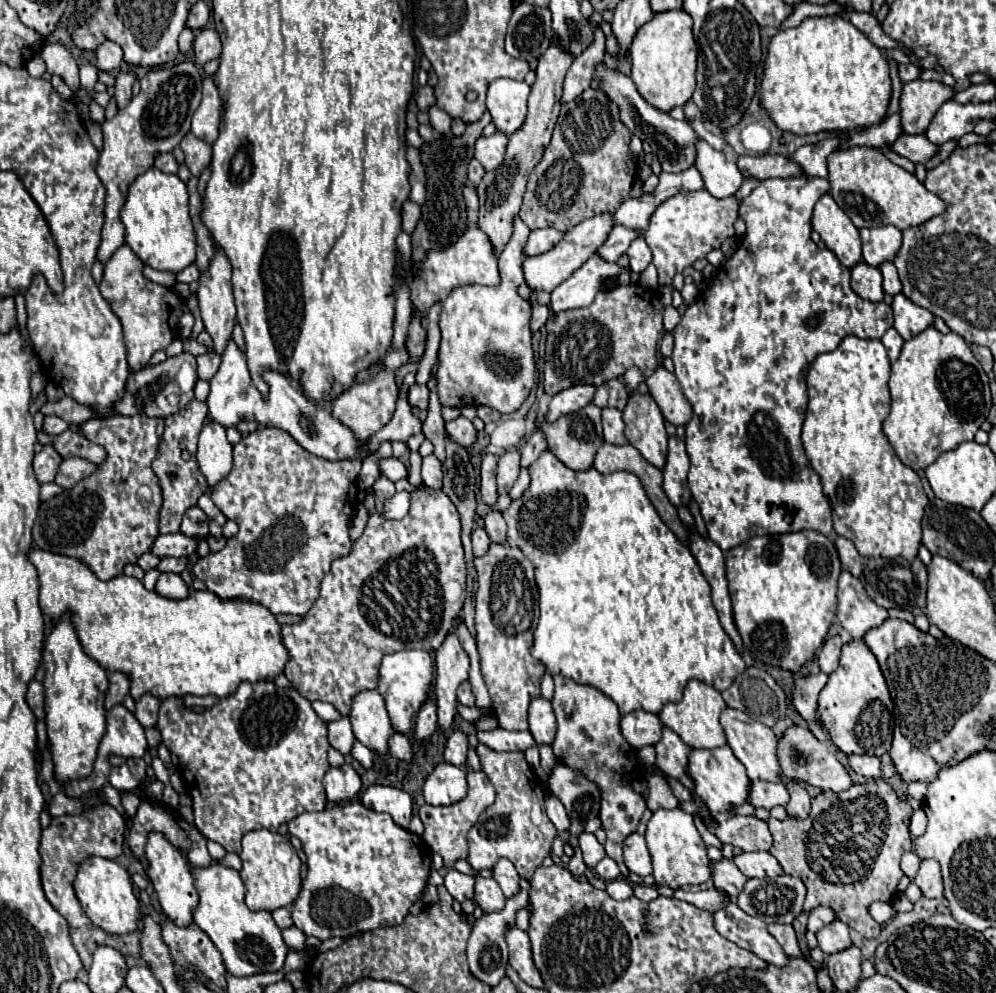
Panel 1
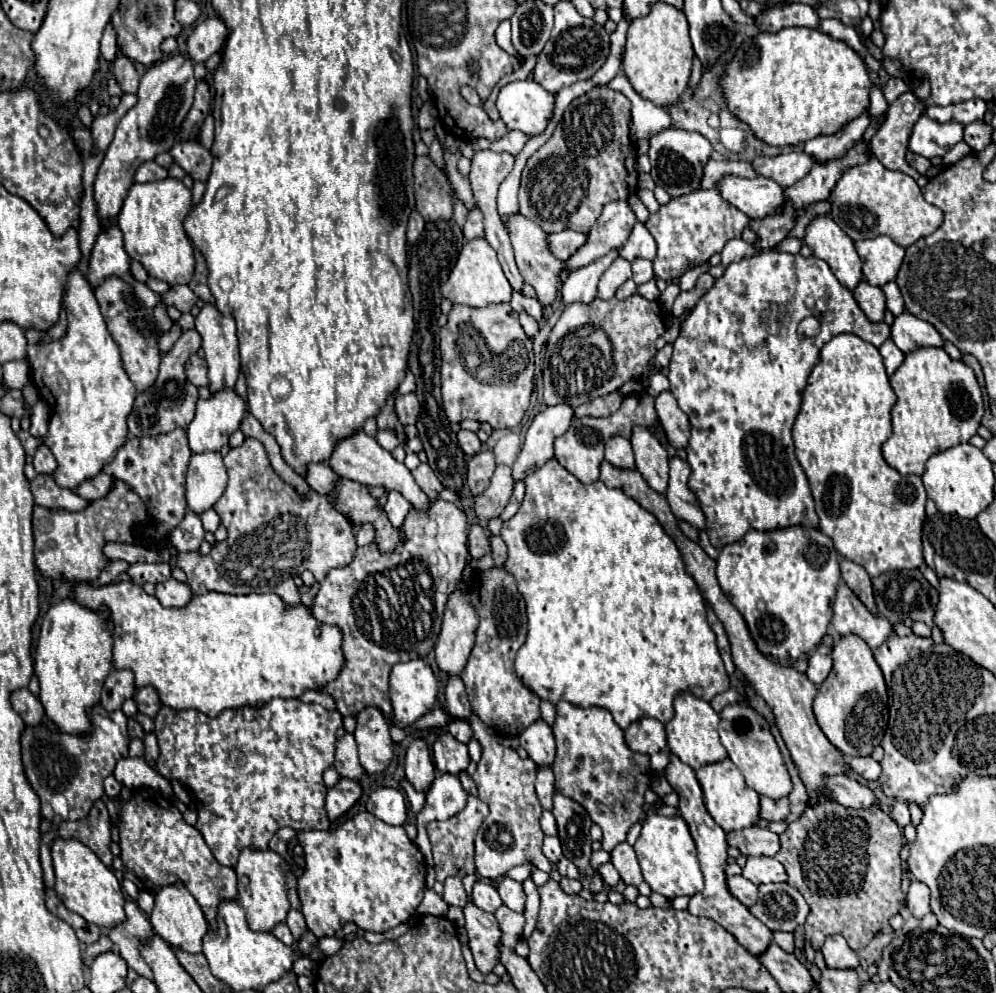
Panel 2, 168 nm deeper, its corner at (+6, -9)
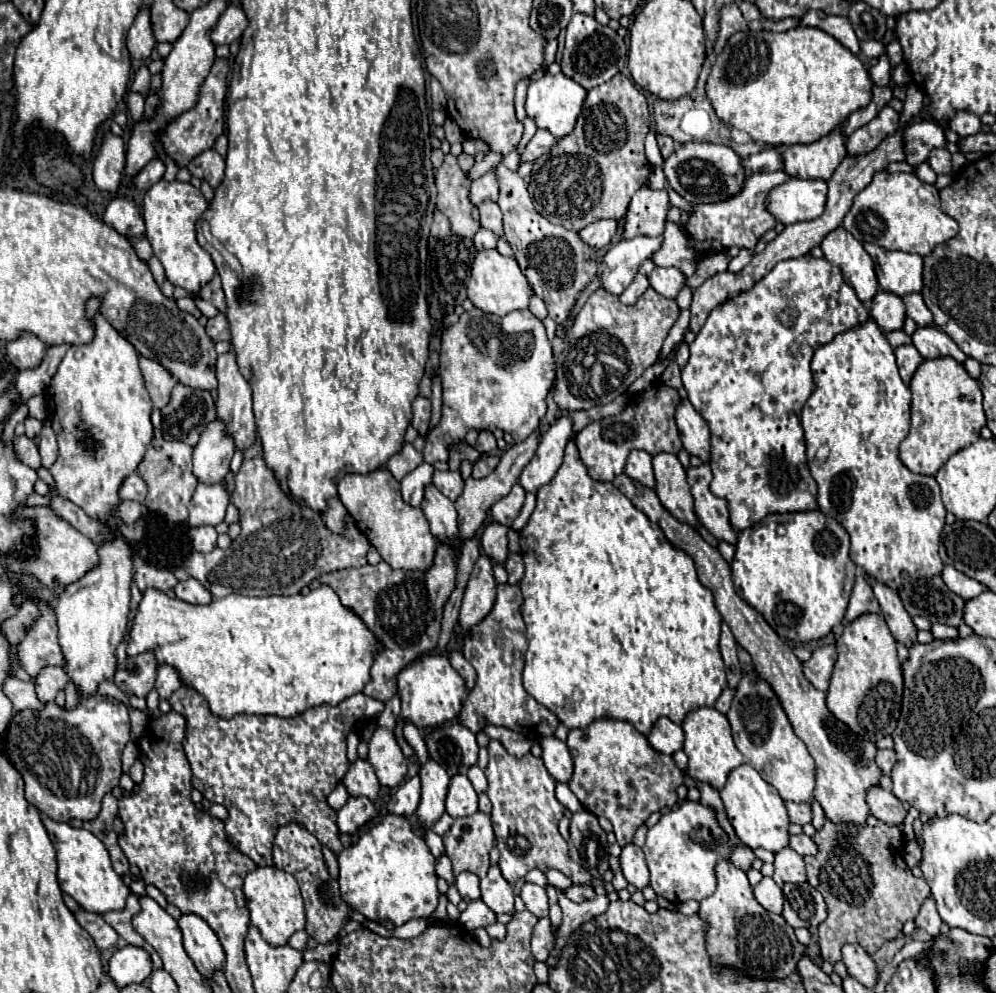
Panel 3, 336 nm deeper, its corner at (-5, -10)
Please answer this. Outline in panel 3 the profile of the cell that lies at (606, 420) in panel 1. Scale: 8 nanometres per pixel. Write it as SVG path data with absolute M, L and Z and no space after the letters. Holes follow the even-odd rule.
M633 450L633 452L629 454L627 466L625 466L625 474L627 474L631 480L635 480L635 482L639 482L639 484L643 484L643 486L647 486L647 488L651 488L651 490L655 488L651 456L649 456L647 452L643 452L643 450Z

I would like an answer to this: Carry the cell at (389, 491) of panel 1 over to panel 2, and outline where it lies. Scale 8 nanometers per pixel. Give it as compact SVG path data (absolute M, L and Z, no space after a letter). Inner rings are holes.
M366 523L366 525L362 525L362 529L358 531L356 541L358 541L358 545L368 545L368 543L374 541L374 535L376 535L374 525L372 525L372 523Z

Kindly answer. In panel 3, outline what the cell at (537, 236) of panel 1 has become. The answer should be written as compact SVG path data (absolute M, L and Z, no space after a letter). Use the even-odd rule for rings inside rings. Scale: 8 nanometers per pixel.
M603 218L603 220L597 220L597 222L593 222L593 224L589 224L587 228L583 228L579 234L581 234L581 238L583 238L583 242L587 242L591 248L595 248L595 250L605 250L609 244L611 244L611 240L613 240L613 236L617 234L617 230L619 230L619 220L613 220L613 218Z

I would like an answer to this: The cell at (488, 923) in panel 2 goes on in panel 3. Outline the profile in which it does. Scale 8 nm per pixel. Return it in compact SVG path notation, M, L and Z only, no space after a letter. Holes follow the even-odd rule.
M483 900L469 902L465 912L461 912L461 924L465 924L465 928L469 930L485 928L487 924L493 924L493 922L495 922L495 912L489 910Z

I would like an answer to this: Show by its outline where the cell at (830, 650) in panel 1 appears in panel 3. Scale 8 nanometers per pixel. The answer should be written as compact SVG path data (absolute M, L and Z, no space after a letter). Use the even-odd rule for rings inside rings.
M815 646L811 658L803 662L803 674L817 690L825 692L829 688L829 678L833 672L835 658L837 658L835 646Z

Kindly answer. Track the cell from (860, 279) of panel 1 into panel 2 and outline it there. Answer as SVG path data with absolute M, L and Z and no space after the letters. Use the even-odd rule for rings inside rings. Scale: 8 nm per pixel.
M860 281L854 287L854 299L860 305L860 309L866 313L866 317L874 323L884 319L884 311L886 311L886 301L884 301L884 293L880 287L876 285L868 285L868 281Z

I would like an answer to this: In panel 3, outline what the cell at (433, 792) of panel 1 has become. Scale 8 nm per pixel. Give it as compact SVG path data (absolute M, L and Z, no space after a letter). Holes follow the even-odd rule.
M463 774L453 776L447 794L447 814L459 818L475 812L477 812L477 792L473 790L473 784Z

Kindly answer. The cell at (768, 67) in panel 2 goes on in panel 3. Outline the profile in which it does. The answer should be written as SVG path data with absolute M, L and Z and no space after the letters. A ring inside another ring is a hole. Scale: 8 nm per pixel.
M799 26L787 32L761 30L733 34L711 66L705 92L723 124L745 130L755 142L769 146L791 146L811 144L839 128L851 112L859 110L859 106L867 106L871 100L871 86L873 82L867 68L855 54L843 50L843 46L839 46L839 42L835 42L835 38L827 32Z

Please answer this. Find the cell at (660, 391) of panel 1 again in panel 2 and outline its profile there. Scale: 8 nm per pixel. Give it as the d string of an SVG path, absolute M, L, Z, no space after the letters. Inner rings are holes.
M662 391L656 397L656 413L660 419L660 425L666 433L666 439L672 447L680 449L688 445L688 437L690 437L690 421L688 415L678 407L674 395L670 391Z

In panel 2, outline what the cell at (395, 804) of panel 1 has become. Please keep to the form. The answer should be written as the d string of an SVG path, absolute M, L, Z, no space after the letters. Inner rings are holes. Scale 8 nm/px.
M392 787L376 789L366 801L366 809L384 823L394 827L404 825L406 821L406 797L400 789Z

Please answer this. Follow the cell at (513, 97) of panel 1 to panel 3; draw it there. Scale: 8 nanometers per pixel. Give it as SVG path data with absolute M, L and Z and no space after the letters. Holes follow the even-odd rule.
M545 74L537 82L529 84L525 110L527 110L527 116L531 116L539 128L547 128L557 138L563 138L569 132L573 132L575 122L577 122L577 118L581 114L585 96L587 96L587 90L581 84L577 84L575 80L567 78L565 74L555 74L555 76L553 74Z

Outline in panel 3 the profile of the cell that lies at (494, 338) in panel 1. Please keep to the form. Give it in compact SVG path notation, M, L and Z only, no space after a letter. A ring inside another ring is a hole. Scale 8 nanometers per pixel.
M473 308L471 312L463 312L459 316L459 322L449 326L445 332L443 332L443 344L441 344L441 382L443 382L443 416L439 420L439 424L427 432L425 436L425 448L423 448L423 456L425 456L425 462L427 464L435 464L437 460L449 460L449 444L457 444L465 438L465 434L469 430L495 430L495 428L501 428L505 432L509 432L513 436L515 442L523 442L533 430L537 430L541 418L545 416L545 398L547 394L551 392L551 388L555 386L555 358L553 358L553 350L551 350L551 342L547 340L547 334L545 334L545 326L539 318L535 318L529 310L515 310L515 312L509 312L507 316L495 316L495 314L489 314L489 312L483 312L483 310L477 310Z

